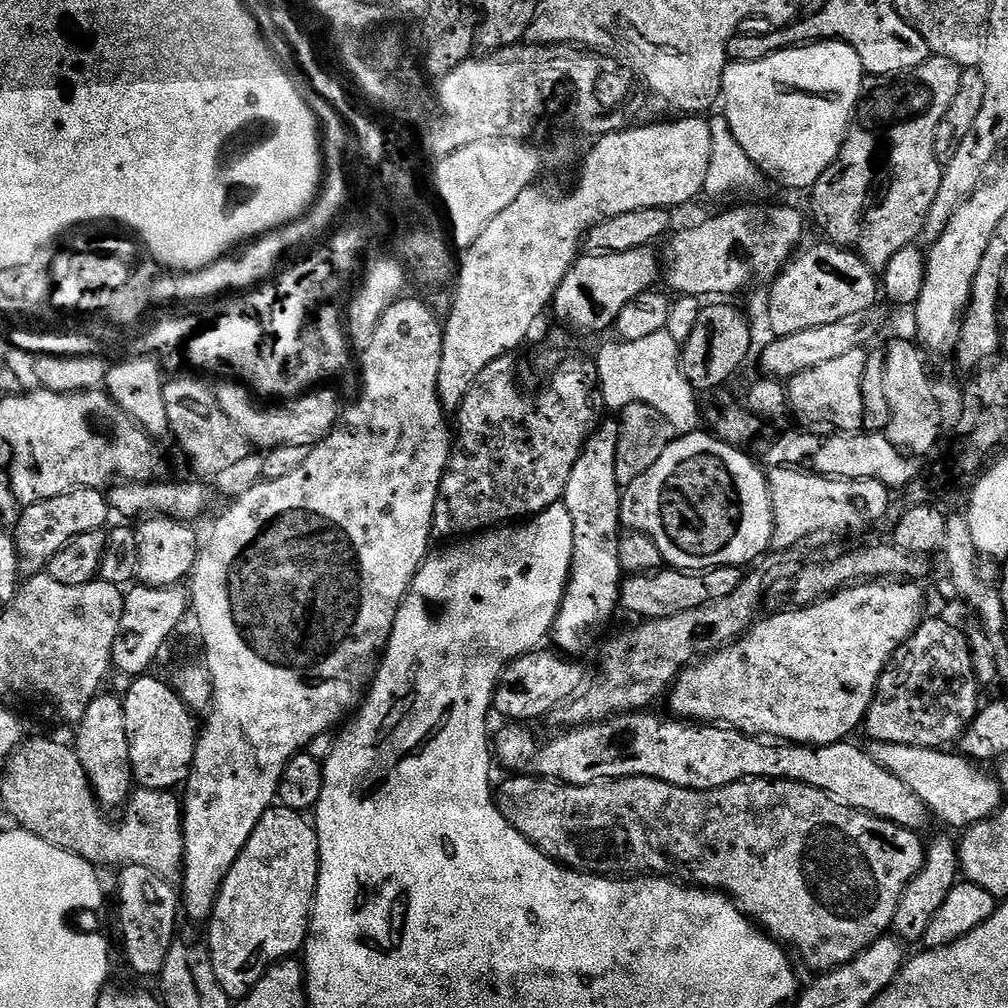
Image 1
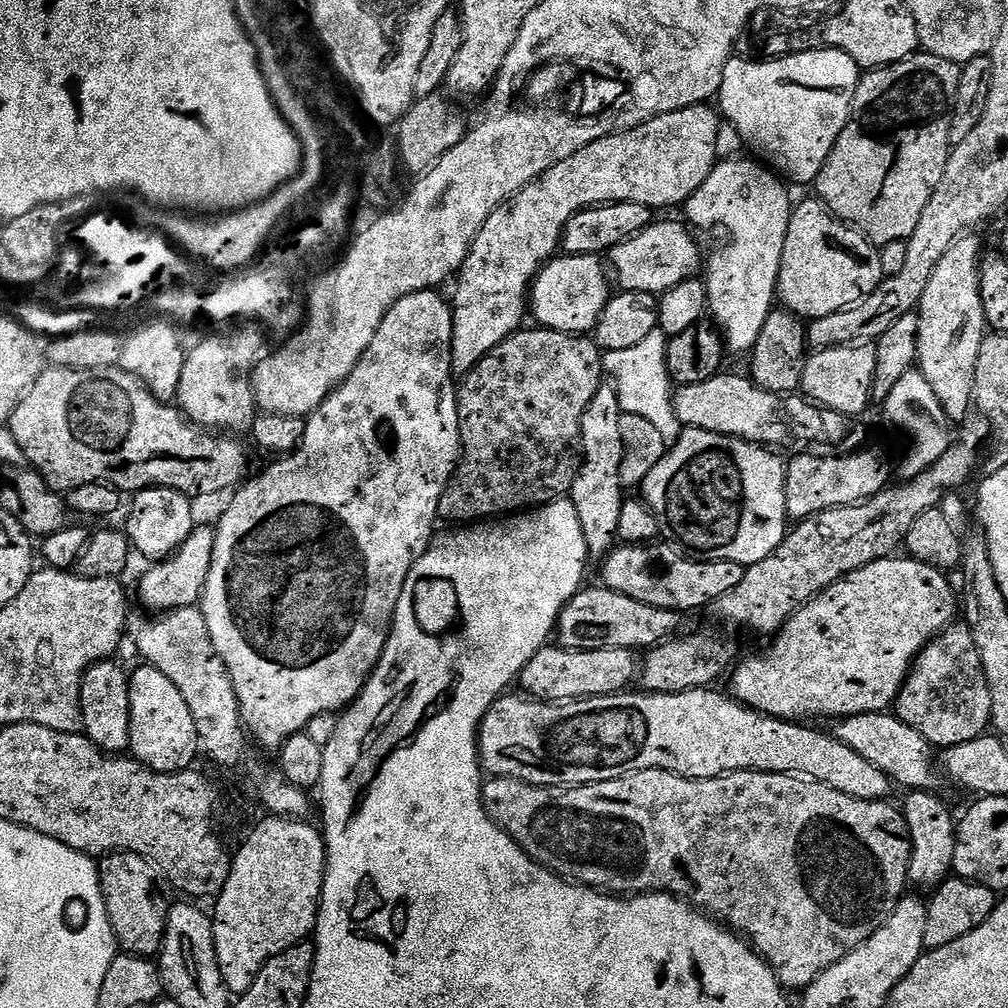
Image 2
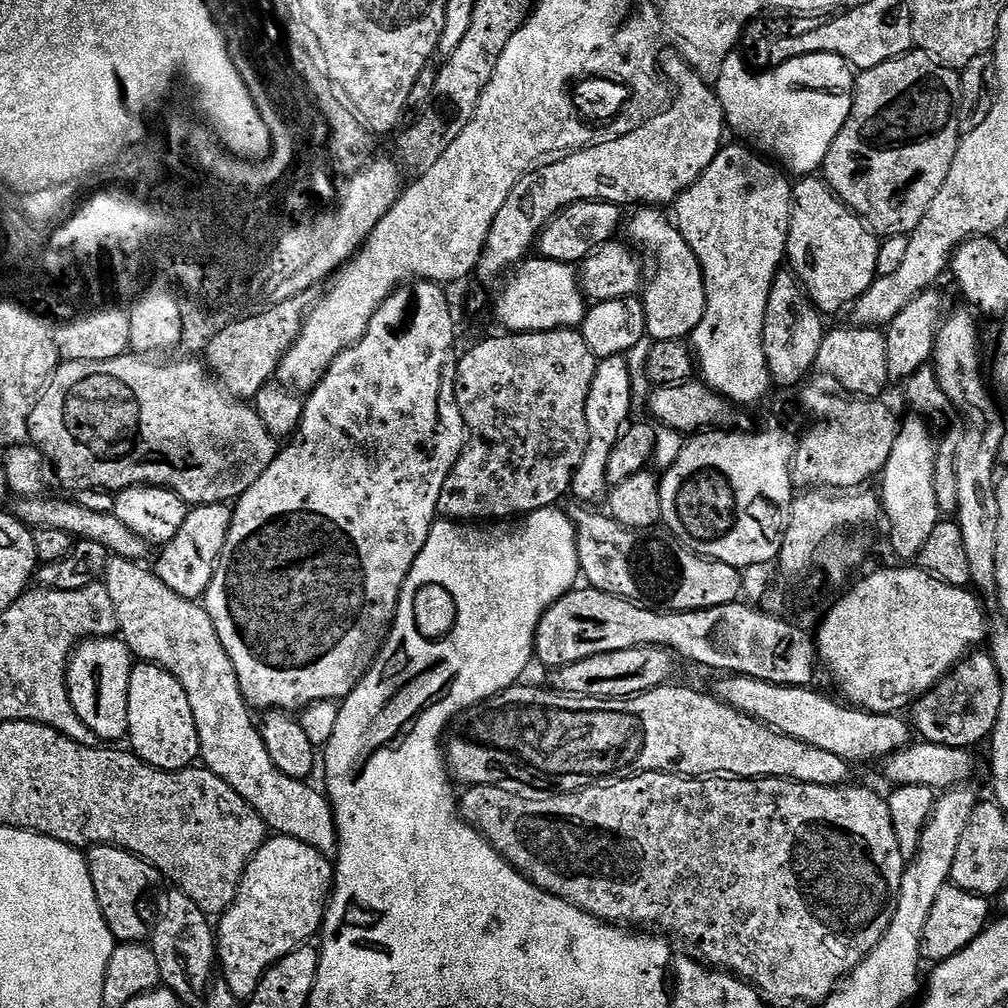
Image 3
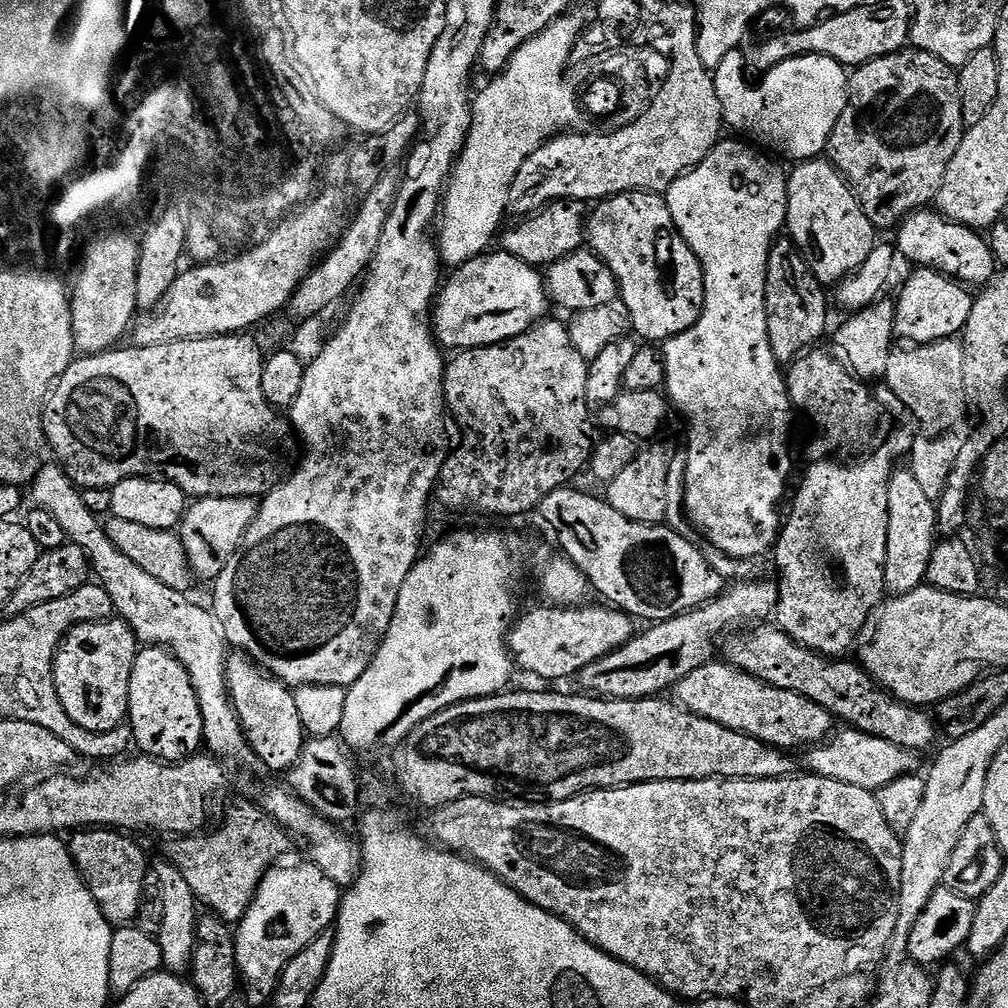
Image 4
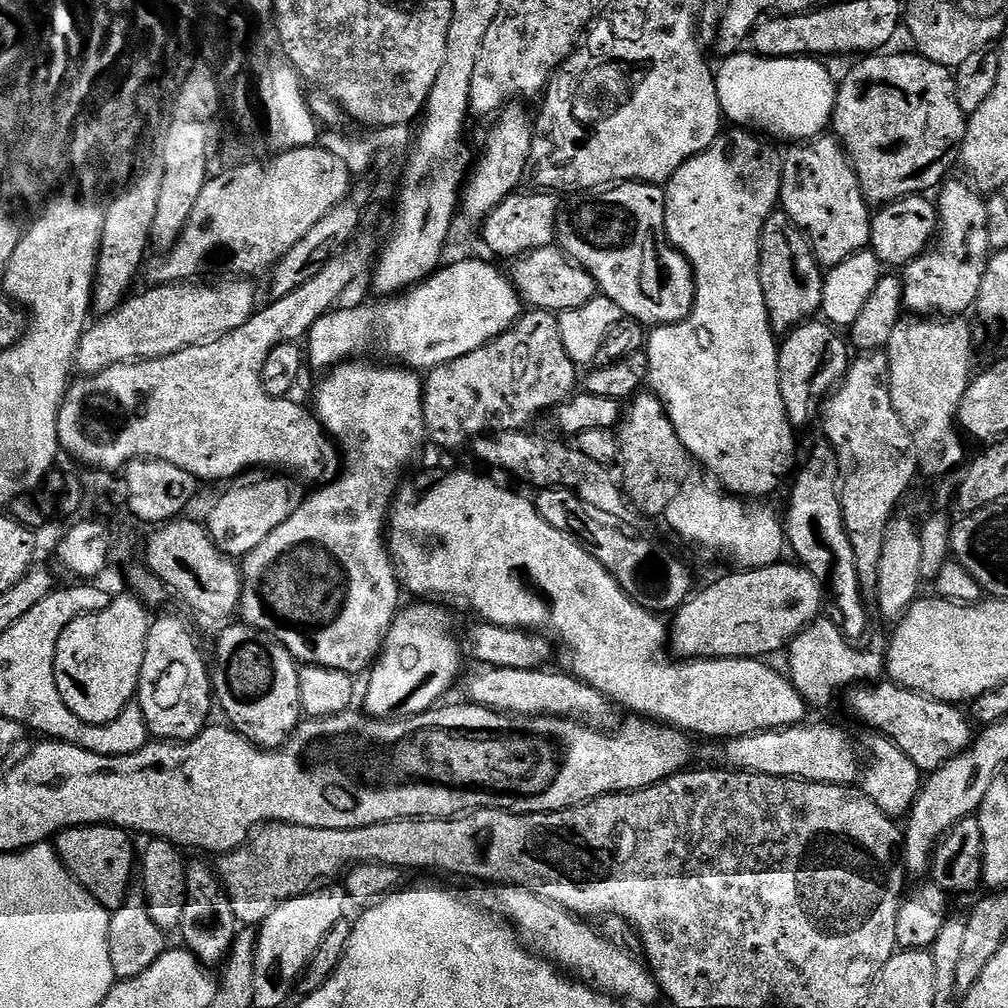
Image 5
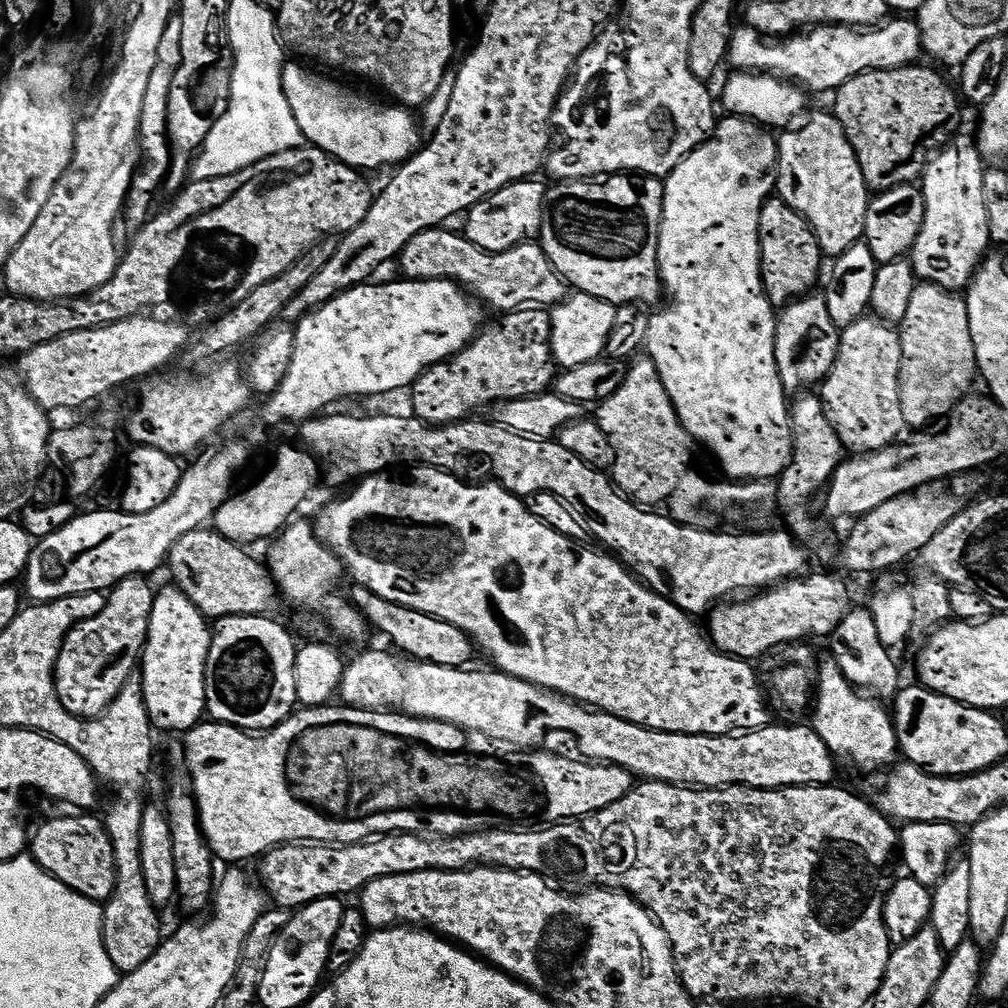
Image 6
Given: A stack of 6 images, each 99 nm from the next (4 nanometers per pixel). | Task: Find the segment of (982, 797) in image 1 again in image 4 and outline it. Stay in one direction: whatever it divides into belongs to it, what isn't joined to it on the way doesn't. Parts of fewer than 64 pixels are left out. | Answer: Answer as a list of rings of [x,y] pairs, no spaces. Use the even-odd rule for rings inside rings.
[[[713,662],[694,670],[694,674],[682,678],[676,685],[674,696],[694,715],[758,738],[762,743],[781,750],[792,750],[788,748],[796,748],[799,744],[815,746],[834,732],[833,716],[818,706],[818,702],[802,694],[770,686],[727,662]]]

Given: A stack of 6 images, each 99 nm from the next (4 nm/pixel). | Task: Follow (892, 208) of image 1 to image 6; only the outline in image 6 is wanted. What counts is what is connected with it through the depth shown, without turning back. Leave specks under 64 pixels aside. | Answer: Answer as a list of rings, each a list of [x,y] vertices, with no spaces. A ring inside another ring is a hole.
[[[920,67],[863,72],[850,78],[850,82],[837,88],[834,93],[836,99],[834,114],[838,122],[842,122],[850,138],[850,146],[854,146],[854,154],[862,166],[862,174],[873,193],[885,192],[903,184],[916,184],[923,177],[924,169],[928,167],[933,155],[957,135],[956,127],[960,124],[961,104],[957,89],[953,85],[951,88],[935,72],[937,71],[935,67],[932,67],[933,69]]]

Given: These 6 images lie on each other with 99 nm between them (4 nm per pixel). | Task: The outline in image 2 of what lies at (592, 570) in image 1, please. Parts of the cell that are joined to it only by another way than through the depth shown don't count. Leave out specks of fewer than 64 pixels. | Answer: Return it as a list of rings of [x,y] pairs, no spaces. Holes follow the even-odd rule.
[[[601,383],[594,398],[590,398],[590,406],[586,406],[582,414],[582,459],[570,493],[574,510],[578,510],[578,522],[582,522],[582,534],[586,538],[588,555],[592,558],[607,556],[618,540],[618,517],[622,515],[622,506],[626,499],[626,489],[620,484],[620,466],[624,456],[623,440],[619,430],[620,416],[618,394],[614,384]]]

